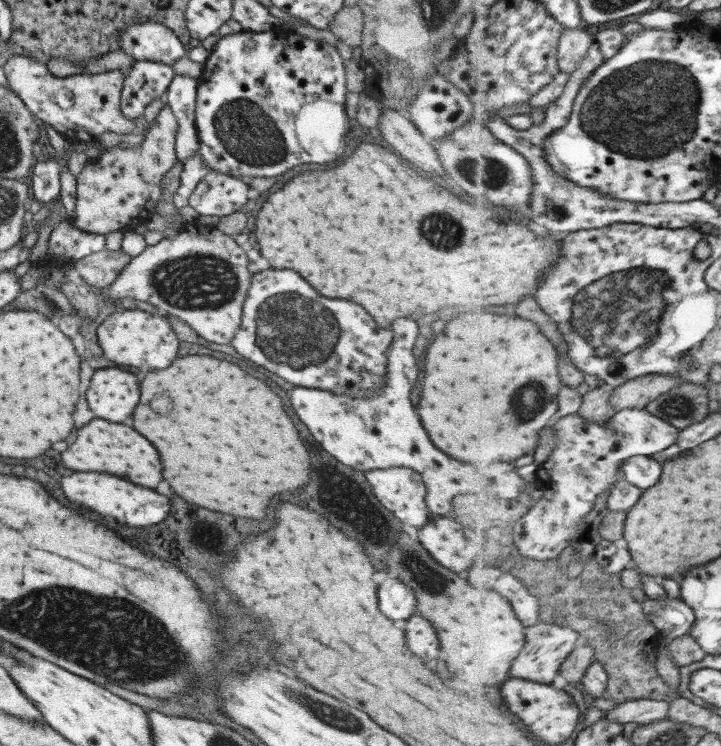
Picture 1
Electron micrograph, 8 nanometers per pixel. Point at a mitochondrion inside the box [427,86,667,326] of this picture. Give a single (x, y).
(489, 173)

